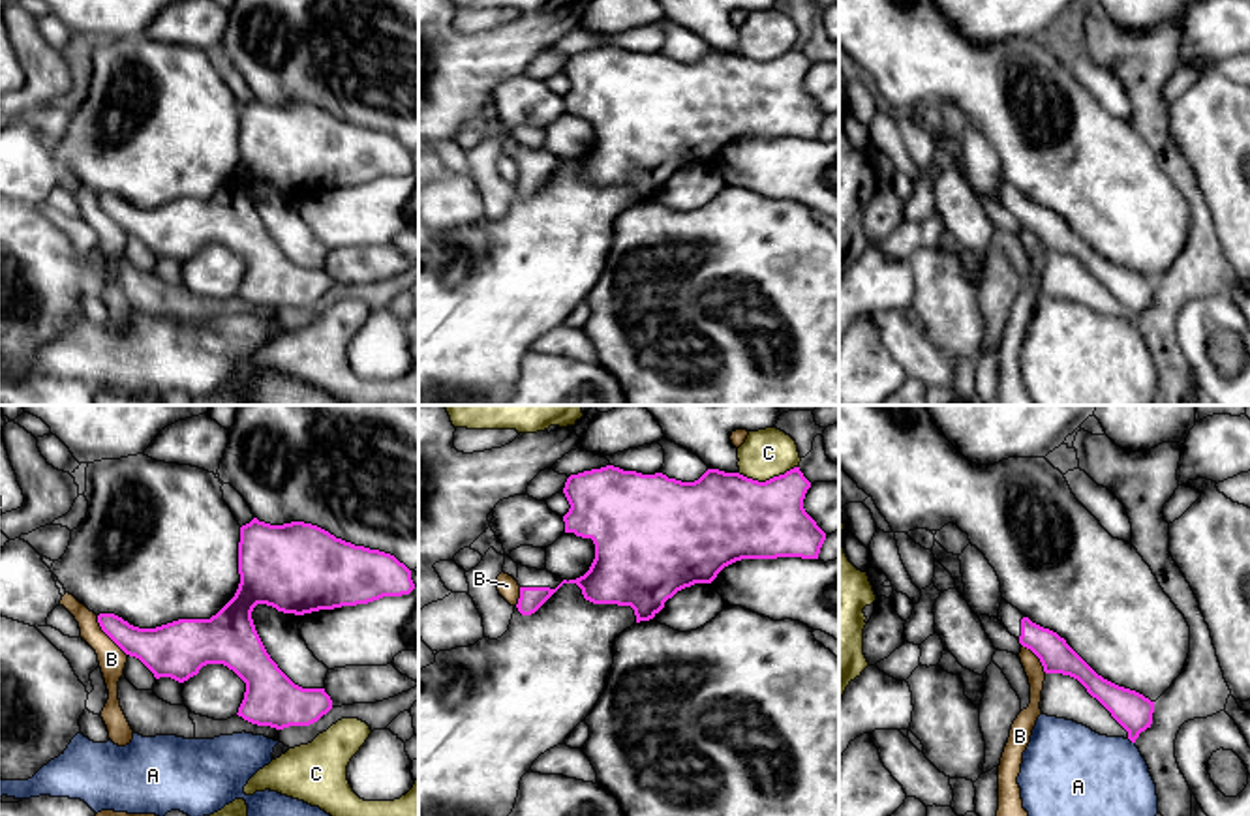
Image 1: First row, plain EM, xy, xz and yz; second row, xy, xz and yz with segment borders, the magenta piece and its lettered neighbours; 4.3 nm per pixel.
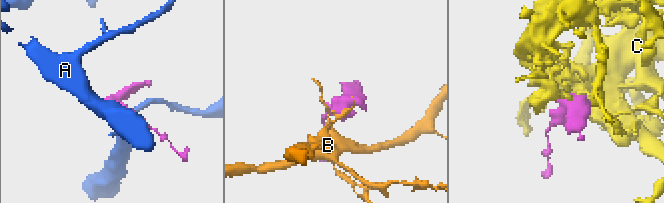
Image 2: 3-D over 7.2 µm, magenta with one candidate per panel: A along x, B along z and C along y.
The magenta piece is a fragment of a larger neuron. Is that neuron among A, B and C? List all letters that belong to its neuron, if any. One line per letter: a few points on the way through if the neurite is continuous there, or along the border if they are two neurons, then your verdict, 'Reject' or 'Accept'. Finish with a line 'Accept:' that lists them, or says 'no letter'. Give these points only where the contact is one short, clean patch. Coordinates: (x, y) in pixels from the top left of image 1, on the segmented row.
A: Reject
B: Boundary: xy (96, 616), (102, 631), (126, 655). Reject
C: Boundary: xz (796, 466), (764, 481), (753, 481), (738, 473). Reject
Accept: no letter

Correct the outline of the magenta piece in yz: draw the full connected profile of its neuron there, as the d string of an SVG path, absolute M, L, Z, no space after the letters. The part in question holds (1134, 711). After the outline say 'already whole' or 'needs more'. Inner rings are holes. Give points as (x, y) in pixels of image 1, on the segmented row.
M1004 598L998 608L998 621L1023 647L1040 658L1045 673L1062 673L1077 679L1128 732L1132 743L1141 732L1151 728L1154 702L1098 675L1057 632L1032 623Z; needs more

